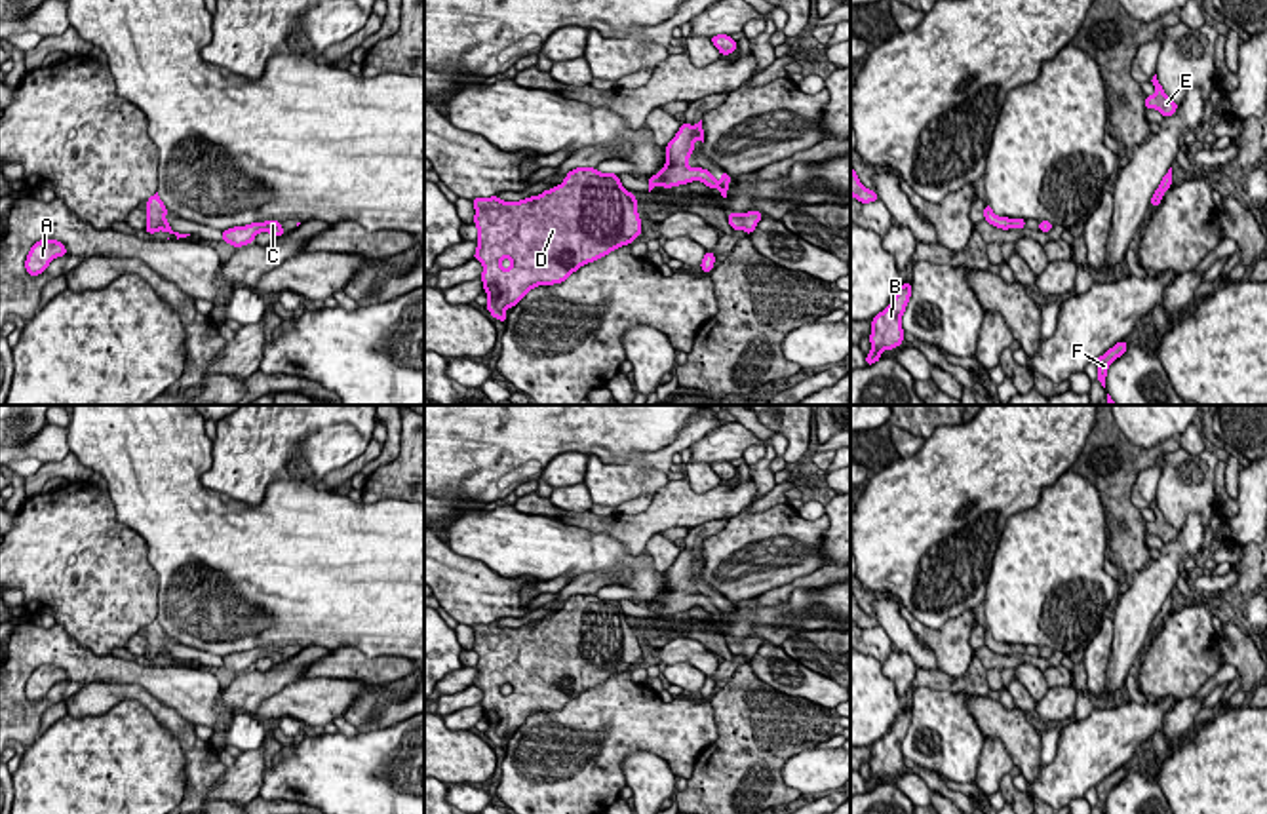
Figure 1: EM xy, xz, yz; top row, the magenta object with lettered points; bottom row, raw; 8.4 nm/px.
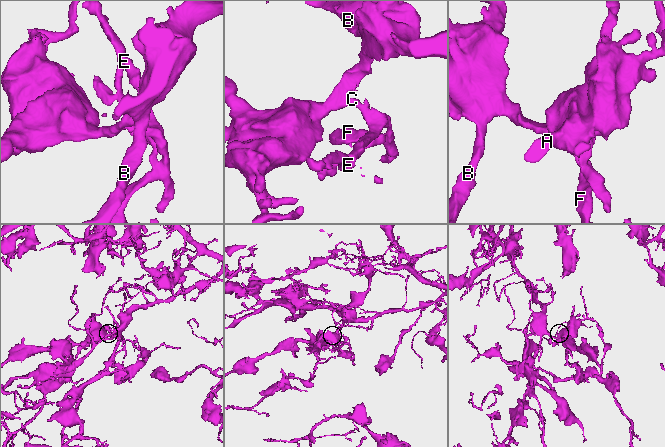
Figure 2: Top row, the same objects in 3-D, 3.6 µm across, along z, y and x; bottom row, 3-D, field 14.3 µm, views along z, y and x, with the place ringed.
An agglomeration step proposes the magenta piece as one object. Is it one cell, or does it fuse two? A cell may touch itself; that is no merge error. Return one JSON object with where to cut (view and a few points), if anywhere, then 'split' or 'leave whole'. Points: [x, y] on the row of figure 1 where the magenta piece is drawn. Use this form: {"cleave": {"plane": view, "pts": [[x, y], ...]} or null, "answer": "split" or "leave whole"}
{"cleave": null, "answer": "leave whole"}

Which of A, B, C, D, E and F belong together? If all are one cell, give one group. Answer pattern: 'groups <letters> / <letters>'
groups A B C D E F

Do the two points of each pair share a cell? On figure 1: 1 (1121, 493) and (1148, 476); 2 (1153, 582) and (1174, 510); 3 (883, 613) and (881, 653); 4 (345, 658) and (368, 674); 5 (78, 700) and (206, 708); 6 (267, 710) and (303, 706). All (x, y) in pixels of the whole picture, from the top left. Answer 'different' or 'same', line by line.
1: different
2: different
3: different
4: same
5: different
6: same

